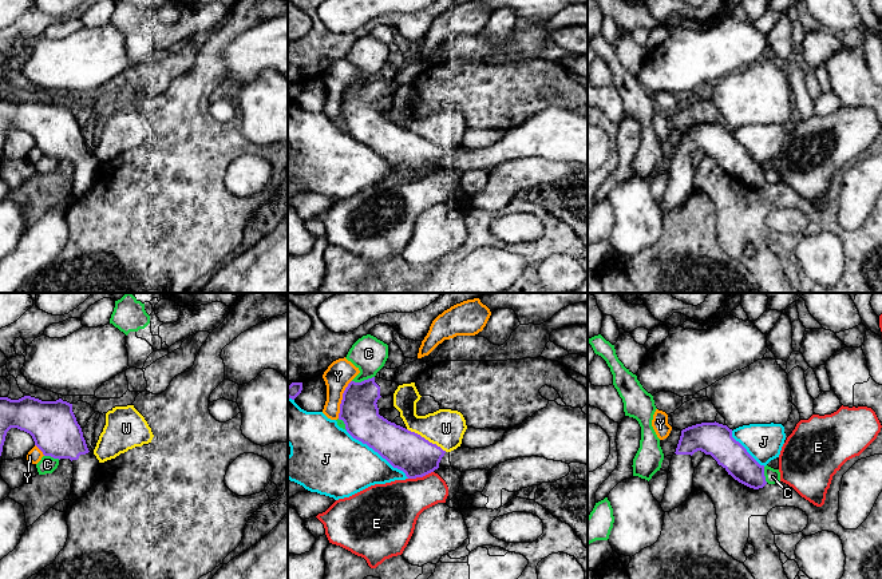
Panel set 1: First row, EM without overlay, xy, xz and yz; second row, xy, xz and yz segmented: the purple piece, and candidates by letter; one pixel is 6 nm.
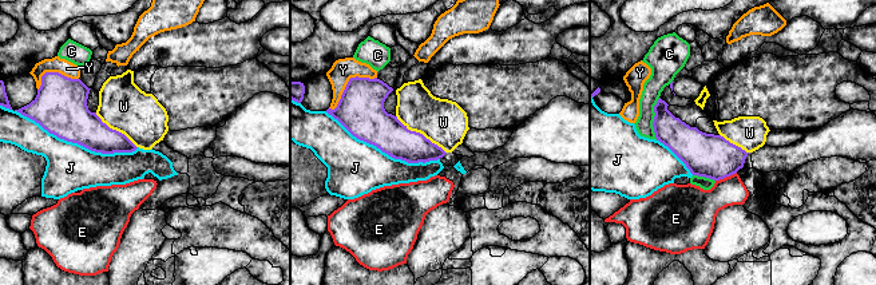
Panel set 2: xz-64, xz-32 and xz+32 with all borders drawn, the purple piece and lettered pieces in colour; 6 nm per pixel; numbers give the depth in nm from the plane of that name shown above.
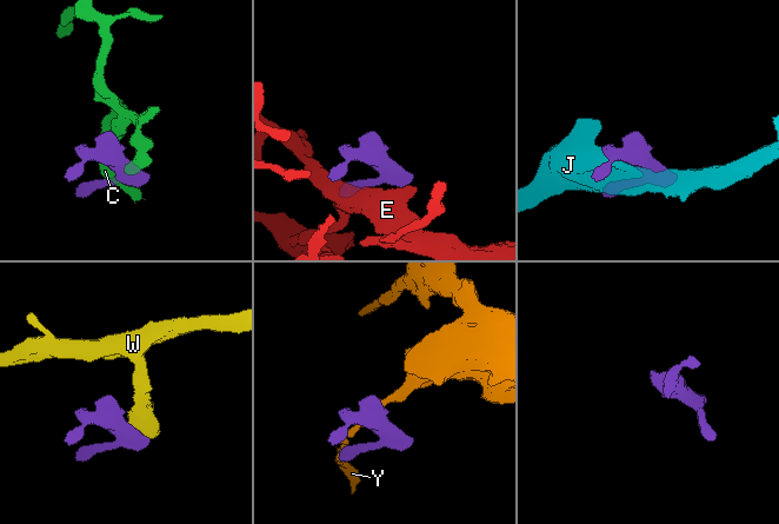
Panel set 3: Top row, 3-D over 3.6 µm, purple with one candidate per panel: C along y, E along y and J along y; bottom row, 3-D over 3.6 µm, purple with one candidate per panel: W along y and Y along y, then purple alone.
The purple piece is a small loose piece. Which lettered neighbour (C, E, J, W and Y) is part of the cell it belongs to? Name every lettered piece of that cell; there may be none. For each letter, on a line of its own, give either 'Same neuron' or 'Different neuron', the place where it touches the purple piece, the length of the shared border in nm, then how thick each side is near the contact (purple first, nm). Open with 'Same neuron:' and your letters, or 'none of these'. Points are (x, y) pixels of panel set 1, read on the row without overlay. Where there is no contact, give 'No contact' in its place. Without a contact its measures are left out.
Same neuron: none of these
C: Different neuron. Touches purple at xz (364, 80). Shared border 140 nm. Thickness 220 nm (purple) against 200 nm
E: Different neuron. Touches purple at xz (420, 177). Shared border 160 nm. Thickness 240 nm (purple) against 300 nm
J: Different neuron. Touches purple at xz (378, 153). Shared border 480 nm. Thickness 240 nm (purple) against 380 nm
W: Different neuron. Touches purple at xz (427, 141). Shared border 280 nm. Thickness 240 nm (purple) against 220 nm
Y: Different neuron. Touches purple at xz (343, 99). Shared border 240 nm. Thickness 220 nm (purple) against 160 nm

